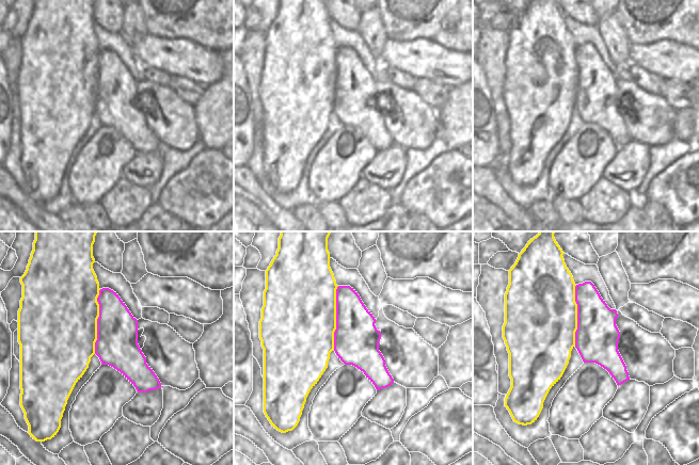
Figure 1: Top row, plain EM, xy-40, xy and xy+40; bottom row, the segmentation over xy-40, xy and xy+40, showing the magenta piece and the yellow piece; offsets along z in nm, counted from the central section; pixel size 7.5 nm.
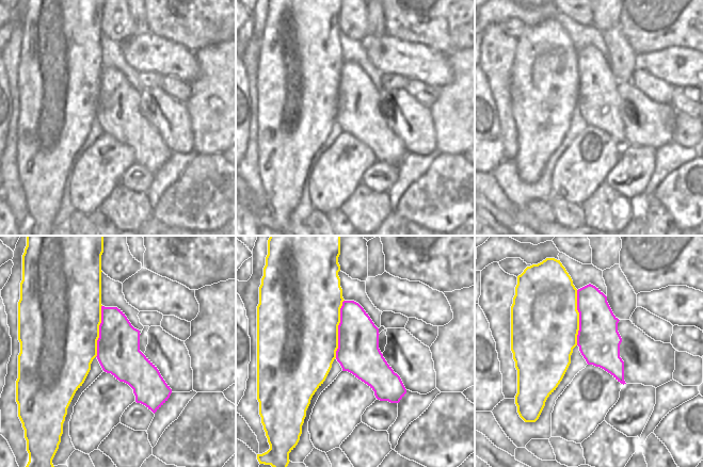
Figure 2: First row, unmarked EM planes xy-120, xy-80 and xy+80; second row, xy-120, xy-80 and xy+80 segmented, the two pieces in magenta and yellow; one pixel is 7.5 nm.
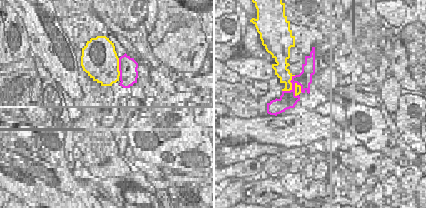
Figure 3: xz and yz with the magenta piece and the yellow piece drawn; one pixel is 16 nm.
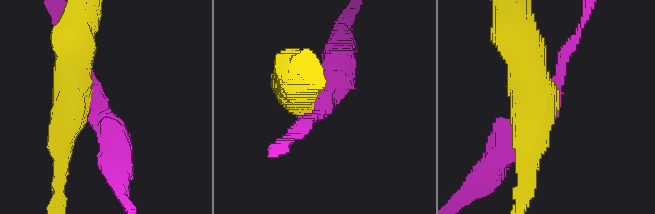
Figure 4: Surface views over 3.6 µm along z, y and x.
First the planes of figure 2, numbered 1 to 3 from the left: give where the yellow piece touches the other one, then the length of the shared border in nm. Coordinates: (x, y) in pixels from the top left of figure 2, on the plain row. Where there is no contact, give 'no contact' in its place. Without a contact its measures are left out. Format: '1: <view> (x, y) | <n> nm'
1: xy-120 (99, 92) | 400 nm
2: xy-80 (338, 90) | 440 nm
3: xy+80 (579, 79) | 420 nm

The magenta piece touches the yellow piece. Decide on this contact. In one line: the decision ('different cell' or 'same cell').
different cell

